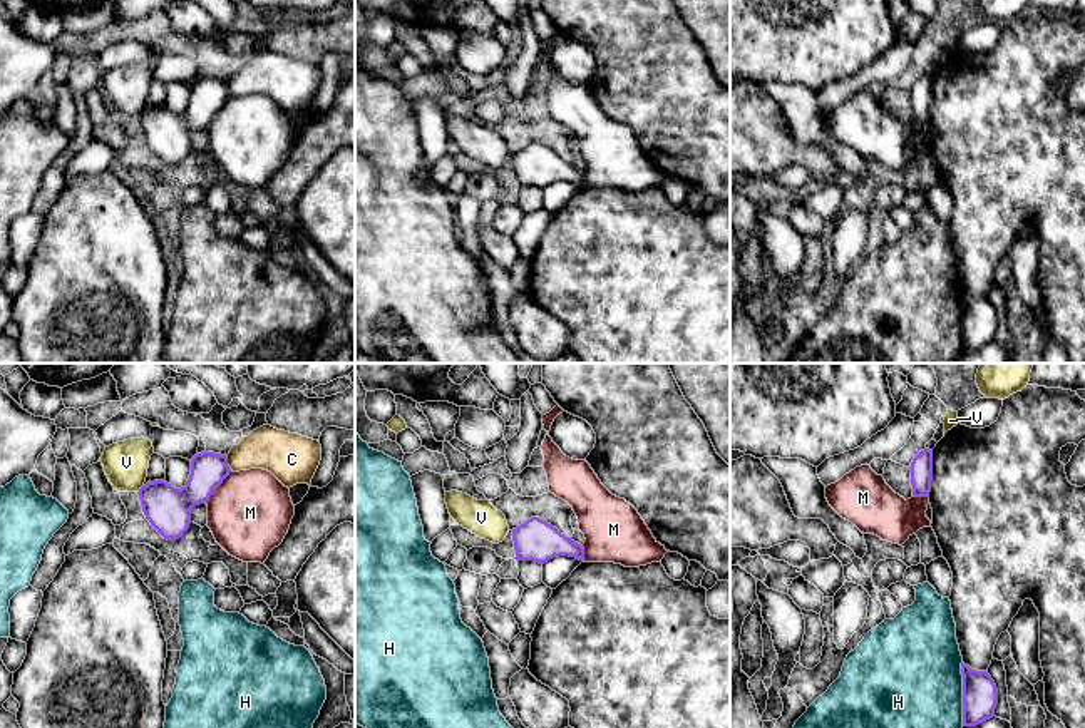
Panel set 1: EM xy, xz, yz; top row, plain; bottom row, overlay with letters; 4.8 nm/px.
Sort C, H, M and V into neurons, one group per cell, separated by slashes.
C / H / M / V

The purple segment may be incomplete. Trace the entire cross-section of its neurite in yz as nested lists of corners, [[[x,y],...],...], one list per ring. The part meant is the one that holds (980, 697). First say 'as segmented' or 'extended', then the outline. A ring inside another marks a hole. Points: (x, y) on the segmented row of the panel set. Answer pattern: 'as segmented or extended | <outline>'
as segmented | [[[961,663],[963,674],[963,726],[976,726],[995,716],[998,690],[986,671]]]

